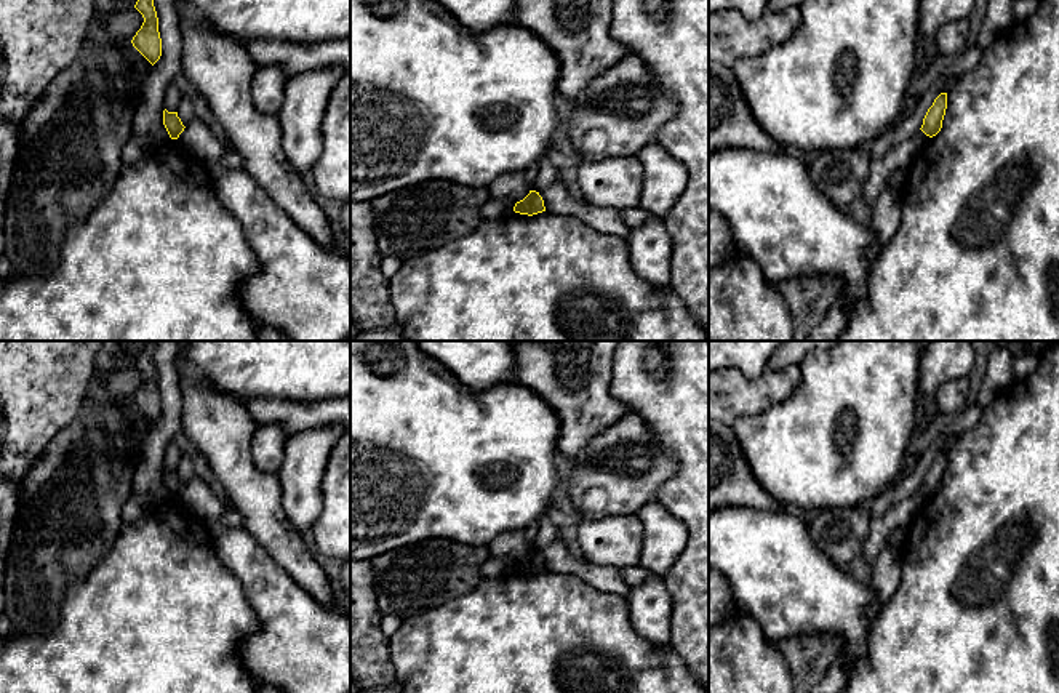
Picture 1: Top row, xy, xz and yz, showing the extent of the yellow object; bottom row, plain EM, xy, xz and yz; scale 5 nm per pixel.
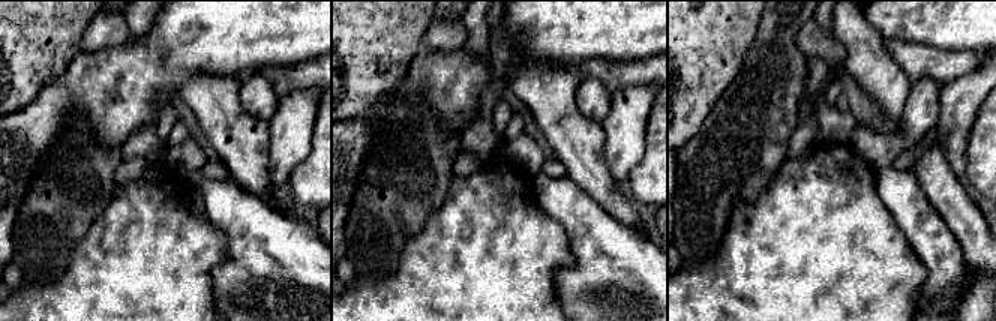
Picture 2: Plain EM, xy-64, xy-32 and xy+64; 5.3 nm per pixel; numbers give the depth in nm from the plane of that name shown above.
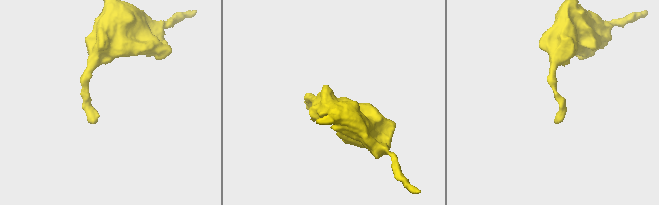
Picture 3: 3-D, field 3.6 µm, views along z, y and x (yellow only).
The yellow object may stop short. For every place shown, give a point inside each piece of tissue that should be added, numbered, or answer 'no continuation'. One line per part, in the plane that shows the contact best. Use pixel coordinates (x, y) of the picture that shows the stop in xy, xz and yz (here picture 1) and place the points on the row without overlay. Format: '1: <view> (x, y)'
no continuation

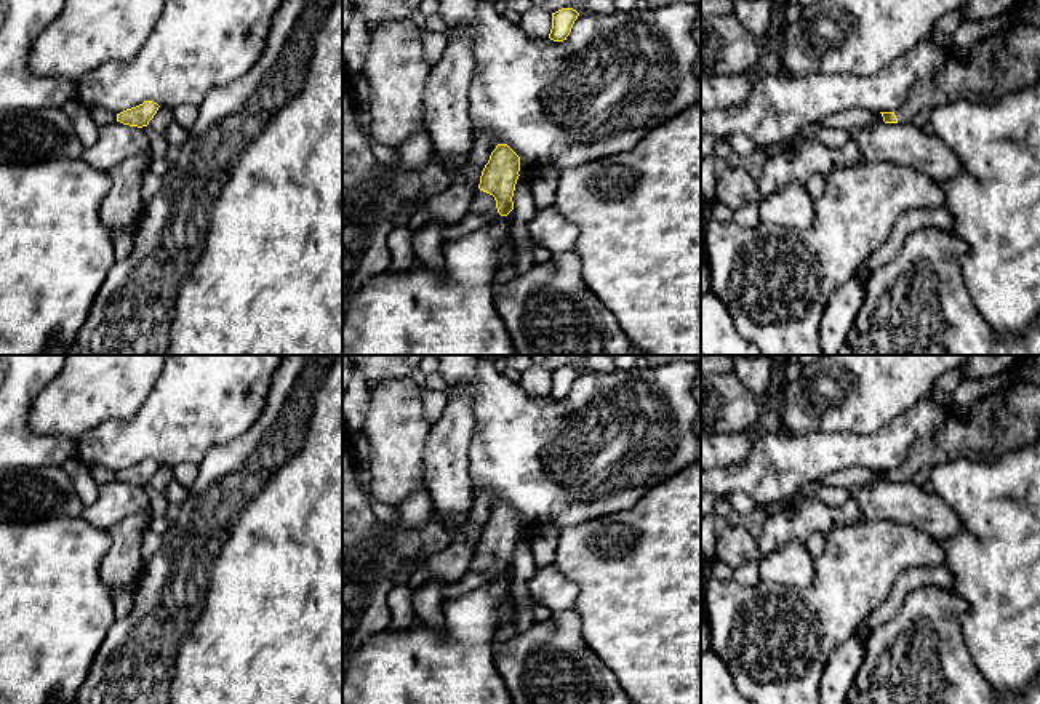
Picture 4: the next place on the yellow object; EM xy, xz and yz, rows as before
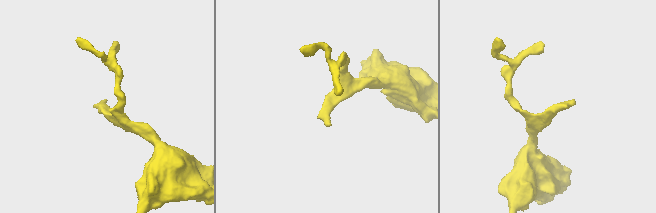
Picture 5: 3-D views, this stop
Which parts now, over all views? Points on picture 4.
1: xz (482, 562)

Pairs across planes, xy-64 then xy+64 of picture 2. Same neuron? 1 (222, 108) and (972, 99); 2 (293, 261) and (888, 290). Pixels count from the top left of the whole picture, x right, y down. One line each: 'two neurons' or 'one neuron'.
1: two neurons
2: two neurons

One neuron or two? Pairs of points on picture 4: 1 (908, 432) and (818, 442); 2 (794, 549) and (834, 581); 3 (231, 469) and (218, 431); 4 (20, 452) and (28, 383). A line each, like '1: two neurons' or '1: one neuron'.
1: one neuron
2: two neurons
3: two neurons
4: one neuron

